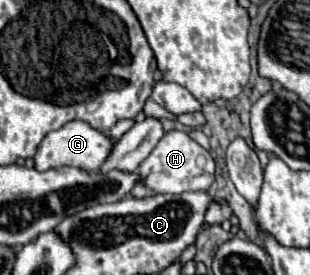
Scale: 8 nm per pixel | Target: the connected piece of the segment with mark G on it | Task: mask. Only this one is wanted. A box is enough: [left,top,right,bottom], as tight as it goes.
[34,121,114,171]

